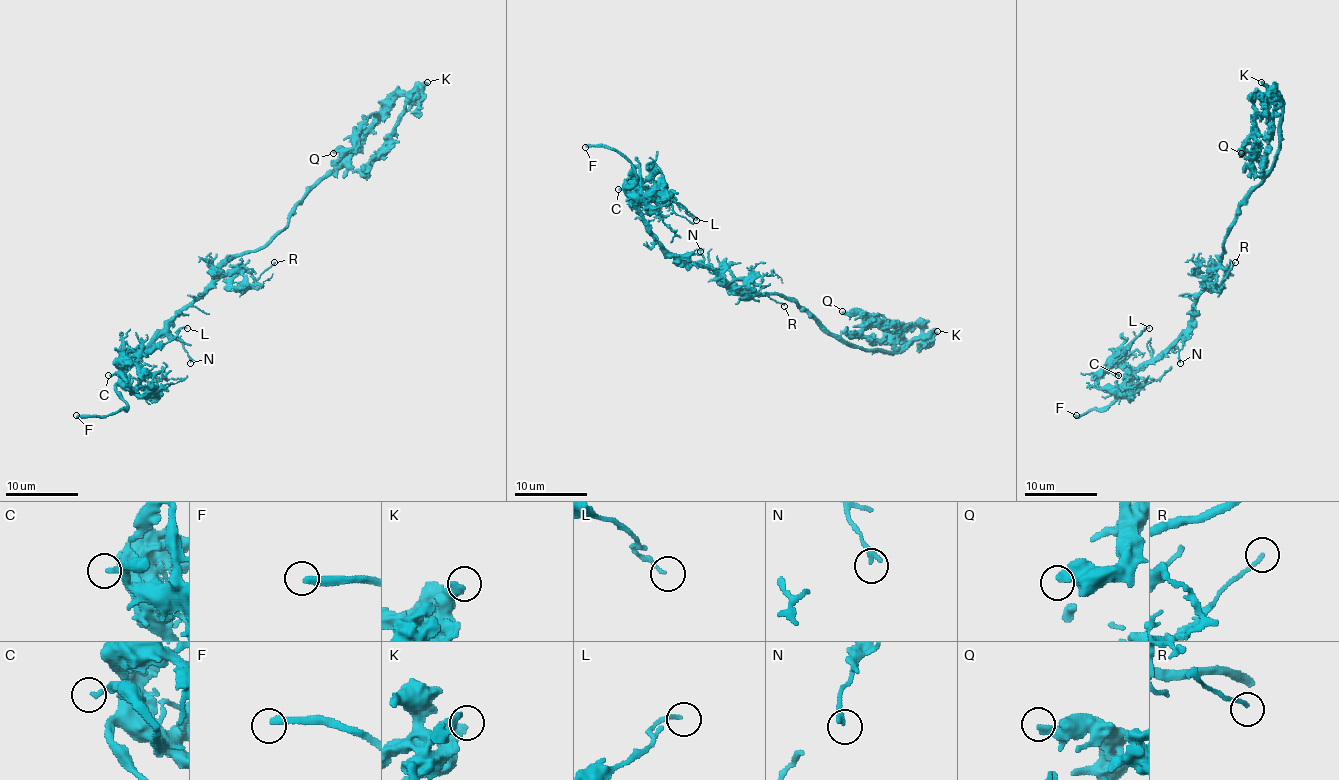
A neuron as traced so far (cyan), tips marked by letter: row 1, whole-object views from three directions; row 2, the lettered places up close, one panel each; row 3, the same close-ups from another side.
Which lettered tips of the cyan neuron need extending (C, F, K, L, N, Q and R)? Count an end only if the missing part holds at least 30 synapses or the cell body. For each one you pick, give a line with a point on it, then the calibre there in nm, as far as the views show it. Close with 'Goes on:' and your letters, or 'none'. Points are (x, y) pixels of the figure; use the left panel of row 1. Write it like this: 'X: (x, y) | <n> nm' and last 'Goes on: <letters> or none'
F: (76, 415) | 320 nm
Goes on: F

